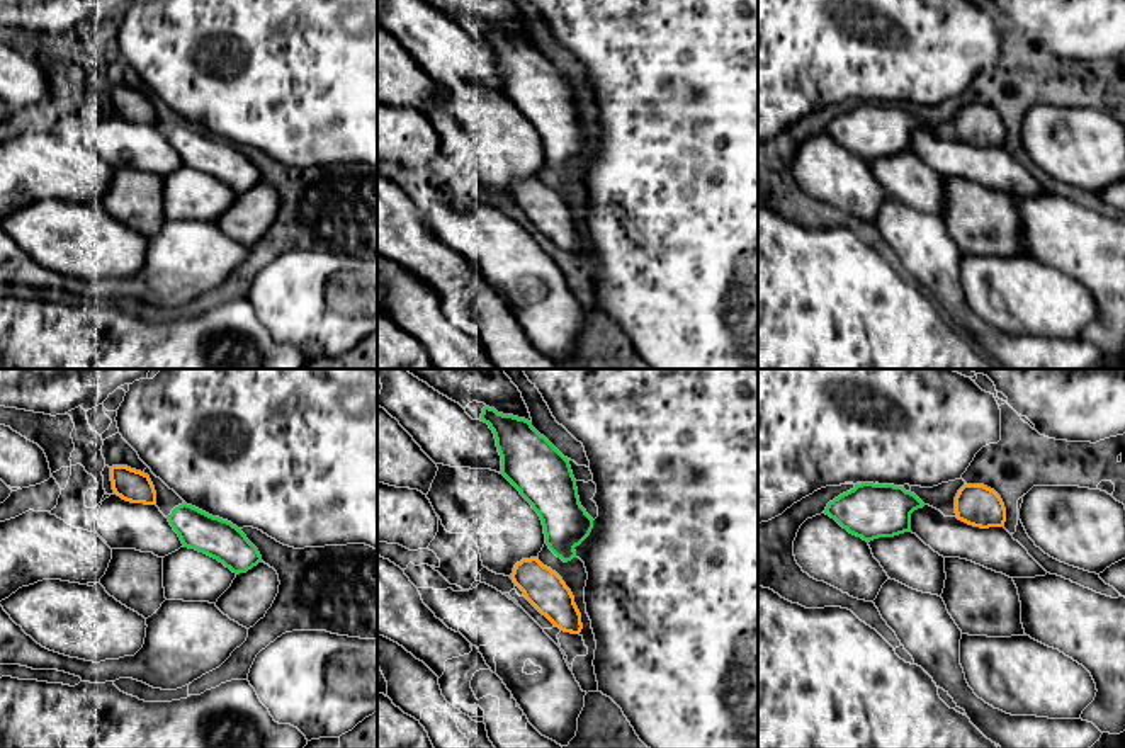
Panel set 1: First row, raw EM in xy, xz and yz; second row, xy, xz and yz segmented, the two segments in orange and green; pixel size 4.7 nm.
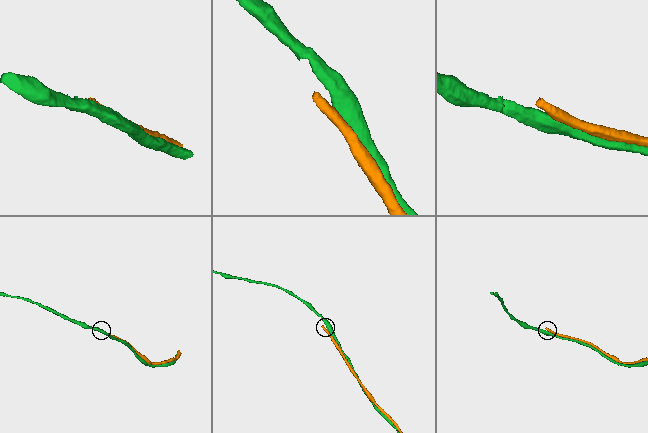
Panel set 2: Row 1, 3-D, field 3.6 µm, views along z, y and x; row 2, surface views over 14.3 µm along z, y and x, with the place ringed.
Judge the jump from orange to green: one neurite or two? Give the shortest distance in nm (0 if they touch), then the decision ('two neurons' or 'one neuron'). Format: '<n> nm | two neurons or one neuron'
70 nm | two neurons

